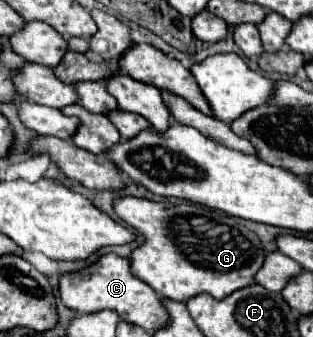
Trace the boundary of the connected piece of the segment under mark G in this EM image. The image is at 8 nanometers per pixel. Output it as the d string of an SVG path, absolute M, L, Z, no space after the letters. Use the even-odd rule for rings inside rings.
M121 197L115 201L115 211L131 229L145 237L145 243L131 255L133 273L165 299L183 303L201 293L223 299L237 289L255 285L255 275L267 257L257 235L241 219L197 203L181 201L171 205Z

